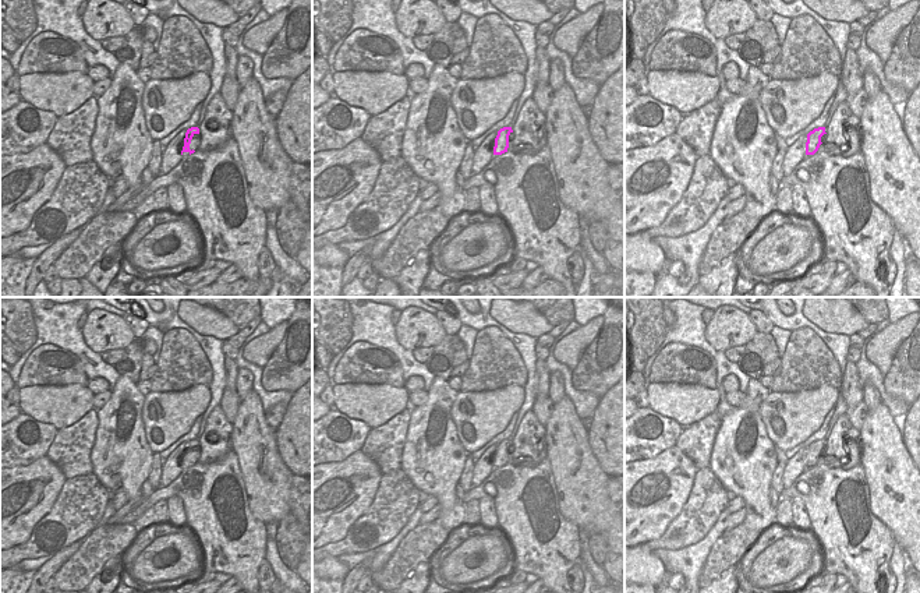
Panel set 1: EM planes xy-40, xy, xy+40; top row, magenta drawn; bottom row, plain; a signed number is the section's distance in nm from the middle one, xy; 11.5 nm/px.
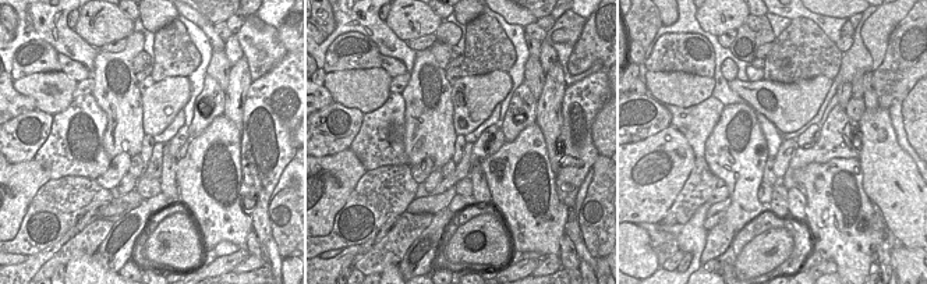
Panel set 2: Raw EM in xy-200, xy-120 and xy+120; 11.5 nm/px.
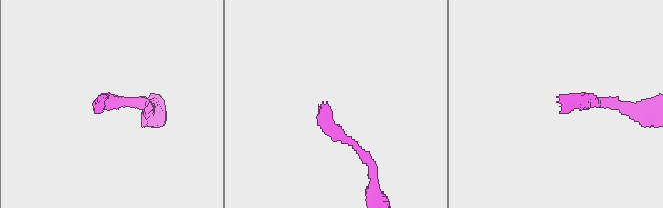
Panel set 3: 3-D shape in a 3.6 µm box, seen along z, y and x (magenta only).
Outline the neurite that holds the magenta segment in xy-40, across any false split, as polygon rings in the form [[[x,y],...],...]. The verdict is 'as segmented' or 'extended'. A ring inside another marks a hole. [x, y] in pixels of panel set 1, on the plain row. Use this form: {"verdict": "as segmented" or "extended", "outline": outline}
{"verdict": "extended", "outline": [[[198,440],[188,441],[185,445],[181,467],[187,469],[187,467],[194,466],[198,462],[199,455],[201,455],[199,441]]]}

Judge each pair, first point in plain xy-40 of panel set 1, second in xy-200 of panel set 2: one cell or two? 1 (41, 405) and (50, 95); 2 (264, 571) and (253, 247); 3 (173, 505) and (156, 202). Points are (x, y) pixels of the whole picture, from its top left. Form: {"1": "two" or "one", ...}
{"1": "one", "2": "one", "3": "two"}

